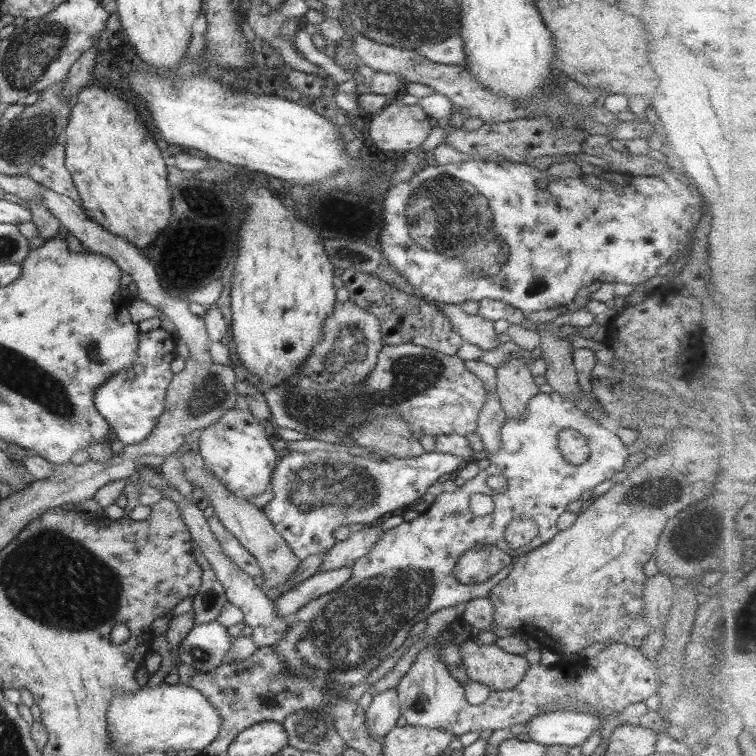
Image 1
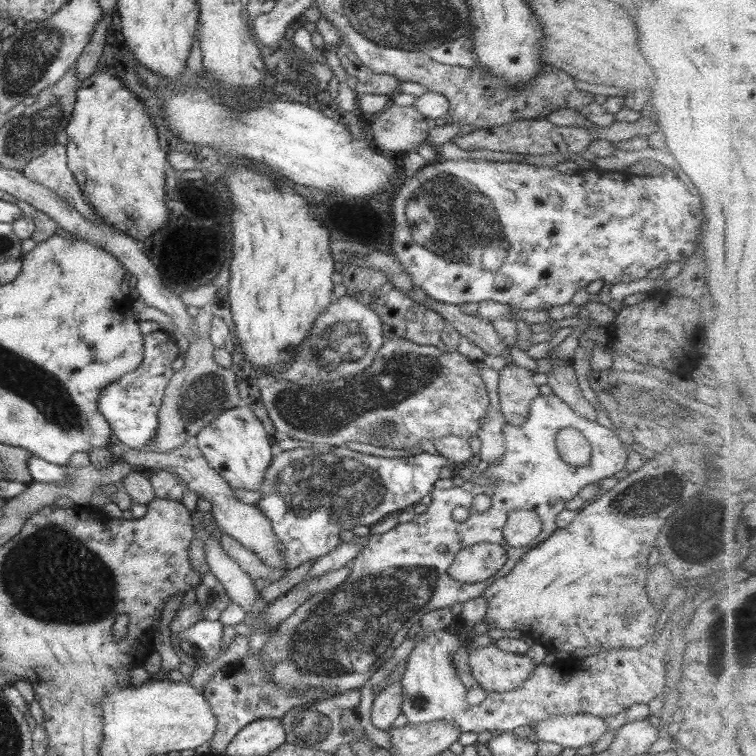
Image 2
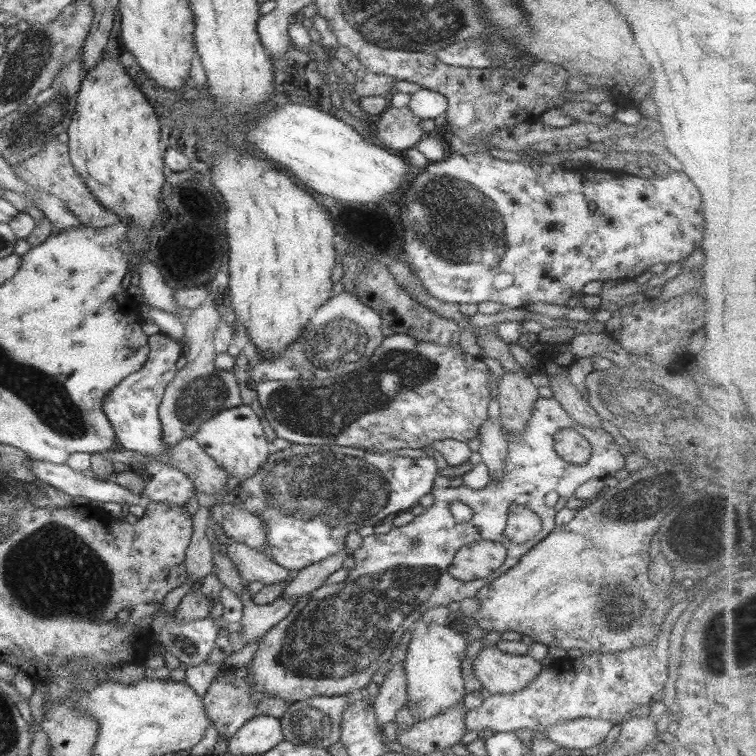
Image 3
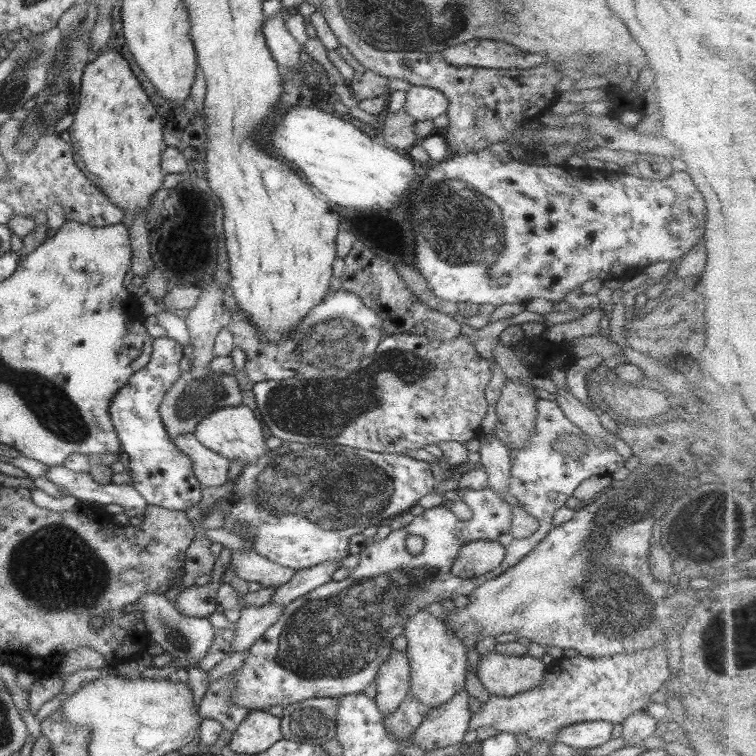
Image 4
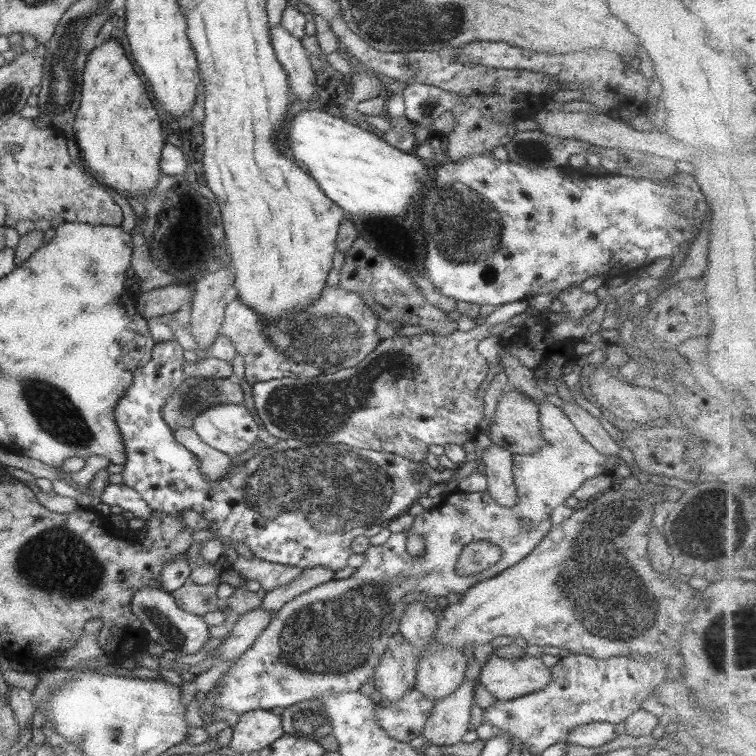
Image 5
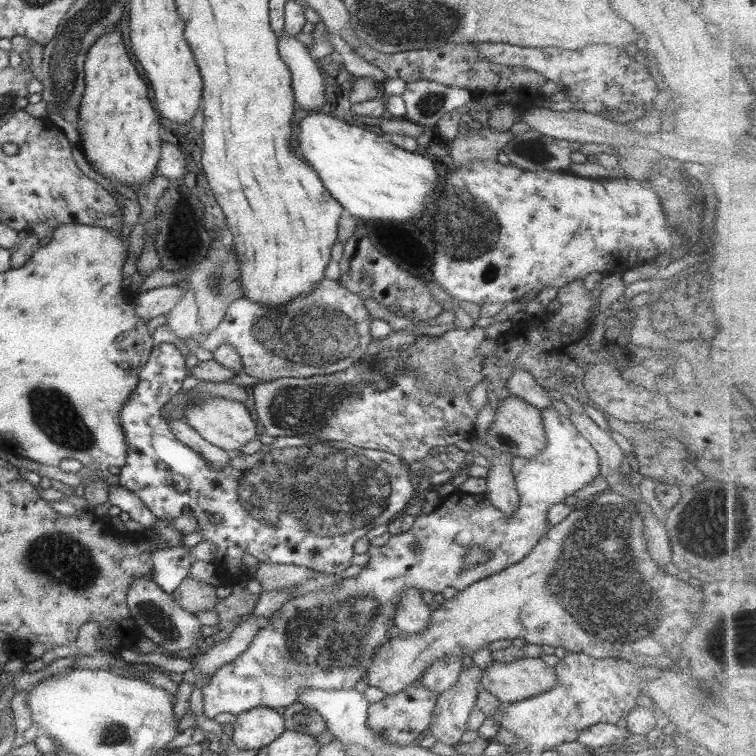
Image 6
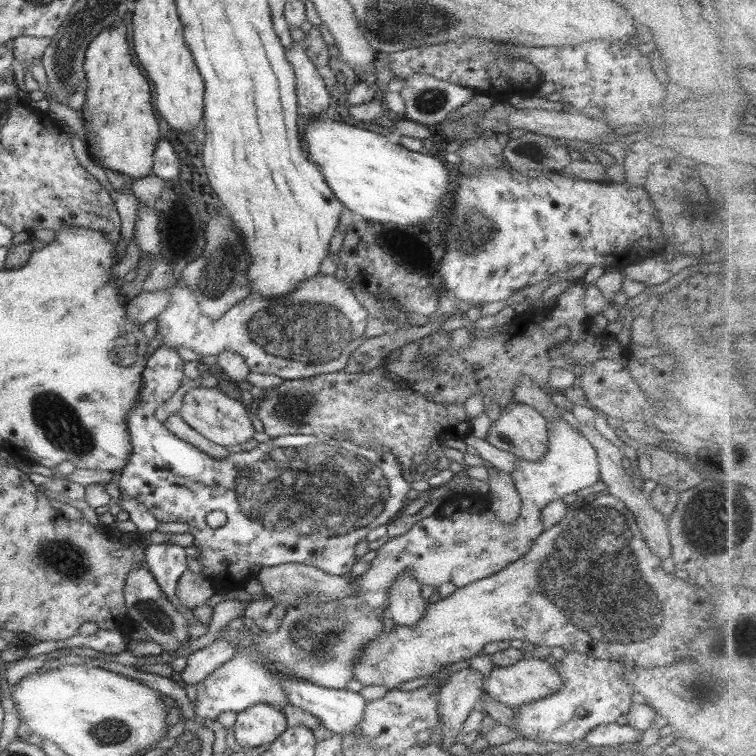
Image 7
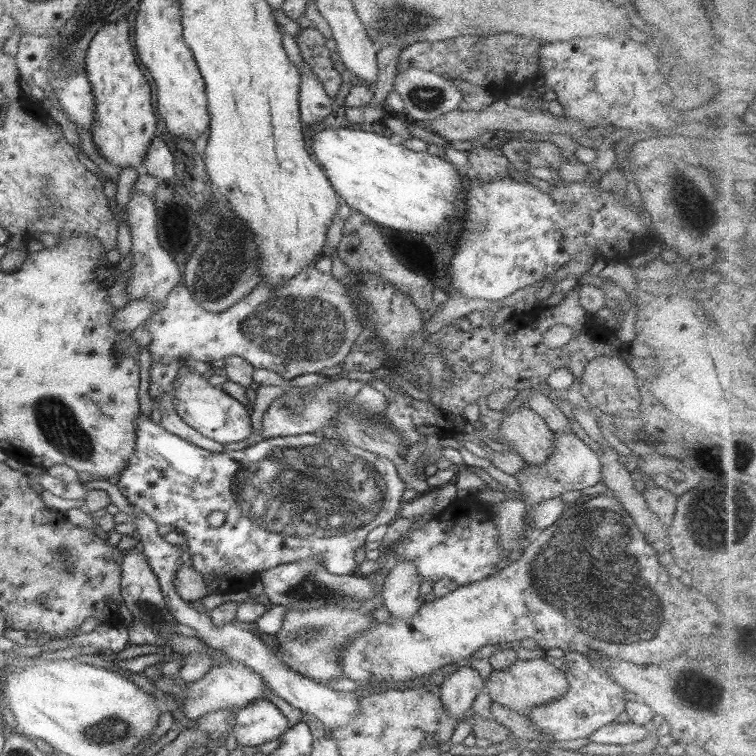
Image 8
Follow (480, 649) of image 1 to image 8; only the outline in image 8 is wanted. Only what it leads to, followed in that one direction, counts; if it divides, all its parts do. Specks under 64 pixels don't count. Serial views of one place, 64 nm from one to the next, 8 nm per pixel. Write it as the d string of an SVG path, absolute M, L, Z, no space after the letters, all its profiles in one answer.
M541 658L524 661L518 659L517 663L504 671L492 672L485 684L485 691L490 694L493 702L525 717L528 717L532 708L538 708L546 702L565 696L569 690L569 682L563 672Z

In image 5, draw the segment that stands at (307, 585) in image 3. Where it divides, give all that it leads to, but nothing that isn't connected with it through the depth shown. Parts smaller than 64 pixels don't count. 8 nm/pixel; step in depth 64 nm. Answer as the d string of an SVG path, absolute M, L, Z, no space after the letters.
M328 568L302 569L302 574L293 580L289 585L280 586L273 591L266 593L262 605L259 607L265 612L276 613L289 600L296 596L333 579L334 572Z

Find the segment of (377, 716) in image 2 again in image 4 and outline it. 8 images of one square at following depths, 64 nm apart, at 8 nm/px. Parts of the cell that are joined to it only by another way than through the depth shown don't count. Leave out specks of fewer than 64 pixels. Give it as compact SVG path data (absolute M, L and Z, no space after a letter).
M393 651L378 670L375 682L378 694L374 698L380 713L386 717L396 711L411 688L411 671L406 651Z

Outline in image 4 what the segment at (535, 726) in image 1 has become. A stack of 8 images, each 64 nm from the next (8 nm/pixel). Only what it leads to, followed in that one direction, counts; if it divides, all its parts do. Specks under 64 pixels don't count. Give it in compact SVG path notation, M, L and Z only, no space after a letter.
M602 720L568 724L560 728L560 732L556 734L556 742L564 742L578 751L586 751L586 749L593 749L608 742L612 736L612 728L611 722Z

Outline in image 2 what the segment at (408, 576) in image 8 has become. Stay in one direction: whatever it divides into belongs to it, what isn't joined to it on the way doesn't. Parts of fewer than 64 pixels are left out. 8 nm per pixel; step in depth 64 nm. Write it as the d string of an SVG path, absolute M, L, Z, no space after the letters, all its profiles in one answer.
M440 630L435 634L424 636L418 642L412 653L407 658L406 672L401 680L404 702L402 702L402 714L406 715L408 722L414 724L431 723L444 720L456 723L460 732L494 732L500 730L503 733L512 733L514 728L529 724L535 726L538 722L548 720L550 716L562 716L564 714L592 714L600 718L616 716L630 708L632 704L648 704L654 697L661 697L665 692L667 668L666 648L650 642L640 648L620 648L613 650L601 650L600 654L578 659L578 666L574 672L558 670L554 665L538 663L534 666L531 678L518 689L504 693L488 693L487 697L478 706L468 704L466 700L467 690L457 678L452 656L453 651L461 646L460 638L456 634L450 634L447 630Z

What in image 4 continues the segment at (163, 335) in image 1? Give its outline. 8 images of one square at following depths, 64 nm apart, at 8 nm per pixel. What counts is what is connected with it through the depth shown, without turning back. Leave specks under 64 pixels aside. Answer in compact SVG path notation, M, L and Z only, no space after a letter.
M168 337L154 338L152 346L153 352L148 364L133 372L128 382L116 392L108 406L109 414L127 457L125 465L132 476L132 486L146 499L147 504L168 510L185 511L192 506L200 508L202 485L192 471L190 459L168 437L168 431L159 416L164 394L182 374L178 364L184 358L183 346Z

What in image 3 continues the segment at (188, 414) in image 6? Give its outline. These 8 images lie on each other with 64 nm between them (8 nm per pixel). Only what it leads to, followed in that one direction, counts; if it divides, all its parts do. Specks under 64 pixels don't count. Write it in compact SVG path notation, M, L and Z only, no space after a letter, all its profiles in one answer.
M242 404L220 412L211 420L202 423L193 438L226 471L227 476L236 476L239 484L244 484L246 477L252 477L256 472L260 472L260 468L270 455L262 424L248 405Z

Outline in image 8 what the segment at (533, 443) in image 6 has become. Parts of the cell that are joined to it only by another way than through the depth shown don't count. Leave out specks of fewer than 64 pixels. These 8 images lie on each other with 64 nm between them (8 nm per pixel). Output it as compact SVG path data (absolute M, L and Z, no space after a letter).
M518 408L511 411L511 414L500 425L500 437L492 438L492 441L497 442L497 445L502 443L510 446L510 450L518 453L527 464L540 466L544 462L548 462L550 454L554 449L554 433L546 425L546 422L535 414L530 408Z

